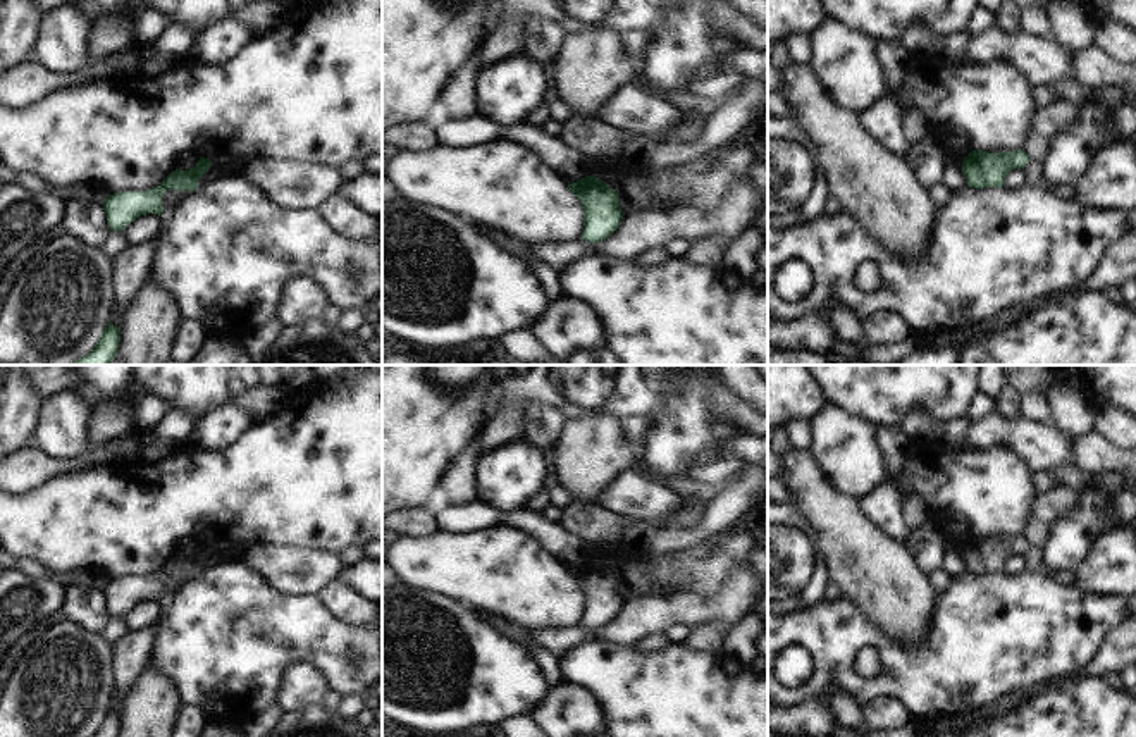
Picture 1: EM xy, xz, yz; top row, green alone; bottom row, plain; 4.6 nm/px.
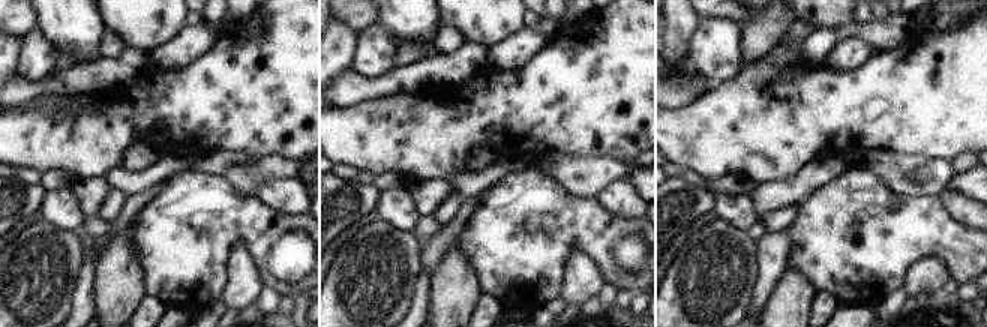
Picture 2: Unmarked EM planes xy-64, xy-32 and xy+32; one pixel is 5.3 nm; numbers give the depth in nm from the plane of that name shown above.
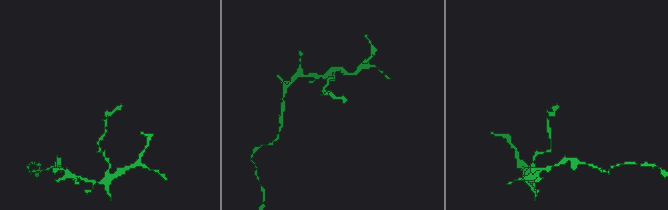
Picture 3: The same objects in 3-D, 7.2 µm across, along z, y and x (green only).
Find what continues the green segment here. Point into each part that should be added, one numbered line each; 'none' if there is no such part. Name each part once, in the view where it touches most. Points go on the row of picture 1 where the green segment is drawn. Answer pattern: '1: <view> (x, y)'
none

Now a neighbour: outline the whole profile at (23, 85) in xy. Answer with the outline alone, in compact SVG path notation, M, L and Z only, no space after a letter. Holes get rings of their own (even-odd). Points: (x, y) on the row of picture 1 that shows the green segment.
M167 26L162 34L145 46L129 45L96 64L88 64L81 72L60 76L40 64L24 60L0 76L0 105L26 108L48 93L72 88L91 79L155 77L189 59L189 48L201 31L189 26Z

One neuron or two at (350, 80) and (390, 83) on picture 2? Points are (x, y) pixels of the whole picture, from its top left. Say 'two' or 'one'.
one

